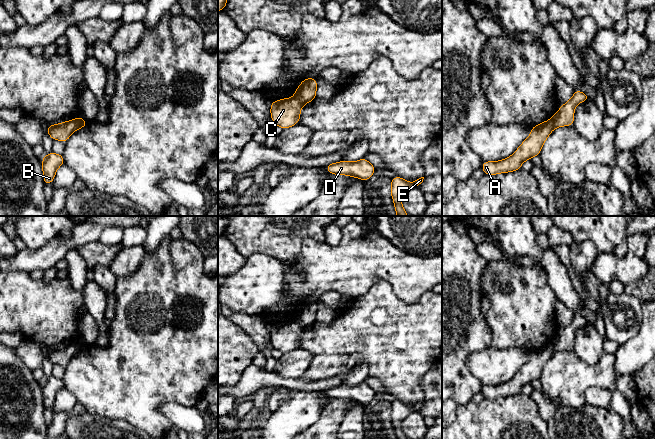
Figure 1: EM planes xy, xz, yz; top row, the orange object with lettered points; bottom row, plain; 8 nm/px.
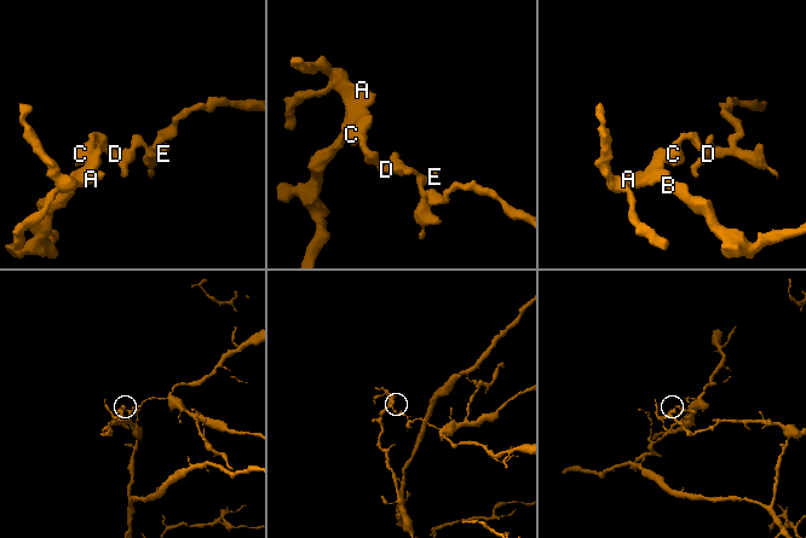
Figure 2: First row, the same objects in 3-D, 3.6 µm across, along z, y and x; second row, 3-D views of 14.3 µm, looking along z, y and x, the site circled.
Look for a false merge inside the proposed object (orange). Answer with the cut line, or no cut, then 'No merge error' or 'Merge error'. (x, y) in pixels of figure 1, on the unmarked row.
Split along xy (80, 342), (74, 353). Merge error

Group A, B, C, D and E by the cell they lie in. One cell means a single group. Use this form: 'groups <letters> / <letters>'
groups A B / C D E

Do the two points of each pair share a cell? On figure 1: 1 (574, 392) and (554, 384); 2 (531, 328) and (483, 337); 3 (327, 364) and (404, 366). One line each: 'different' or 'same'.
1: same
2: different
3: same

